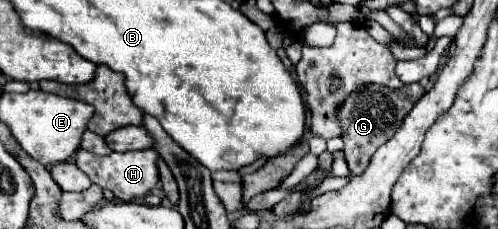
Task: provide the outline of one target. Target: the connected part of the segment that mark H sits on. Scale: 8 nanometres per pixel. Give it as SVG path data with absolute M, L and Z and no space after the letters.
M85 150L77 152L77 166L91 178L93 184L99 184L105 190L111 190L117 200L133 200L149 194L159 182L157 172L157 154L155 150L135 150L135 152L111 152L107 156L97 156Z

